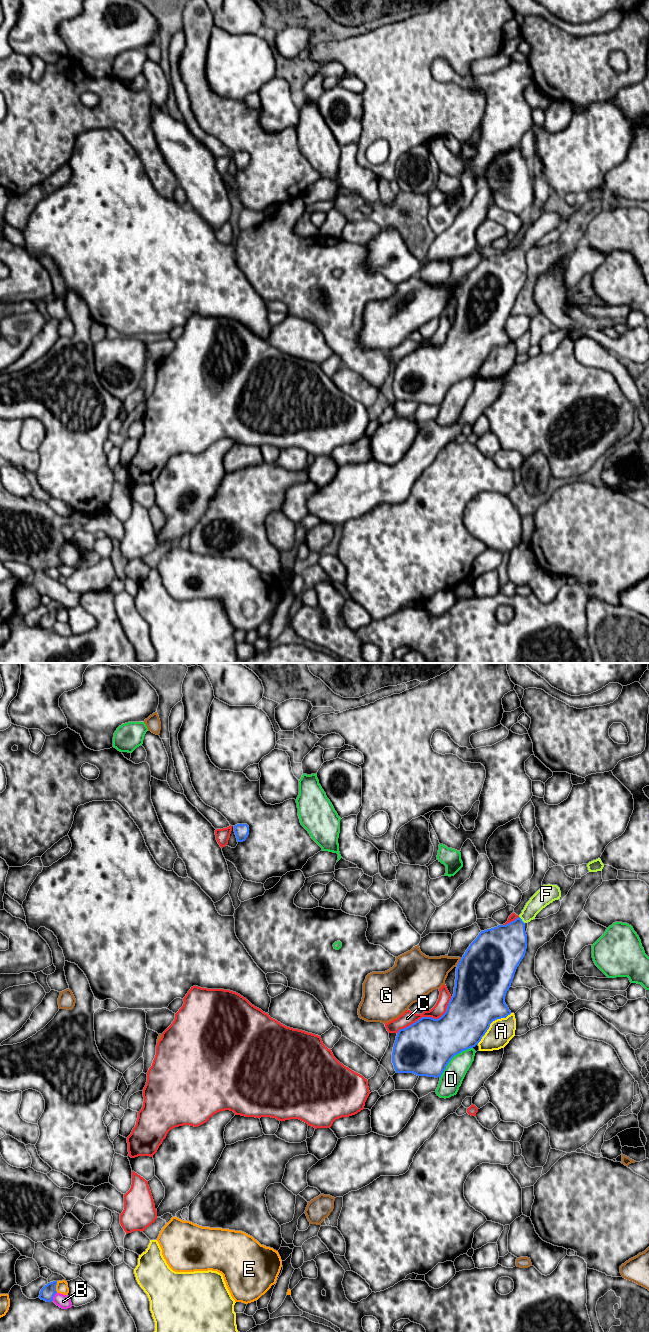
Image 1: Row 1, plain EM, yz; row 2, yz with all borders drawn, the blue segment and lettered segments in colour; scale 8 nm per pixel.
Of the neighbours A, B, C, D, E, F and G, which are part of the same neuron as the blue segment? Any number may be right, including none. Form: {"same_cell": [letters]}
{"same_cell": ["F"]}

